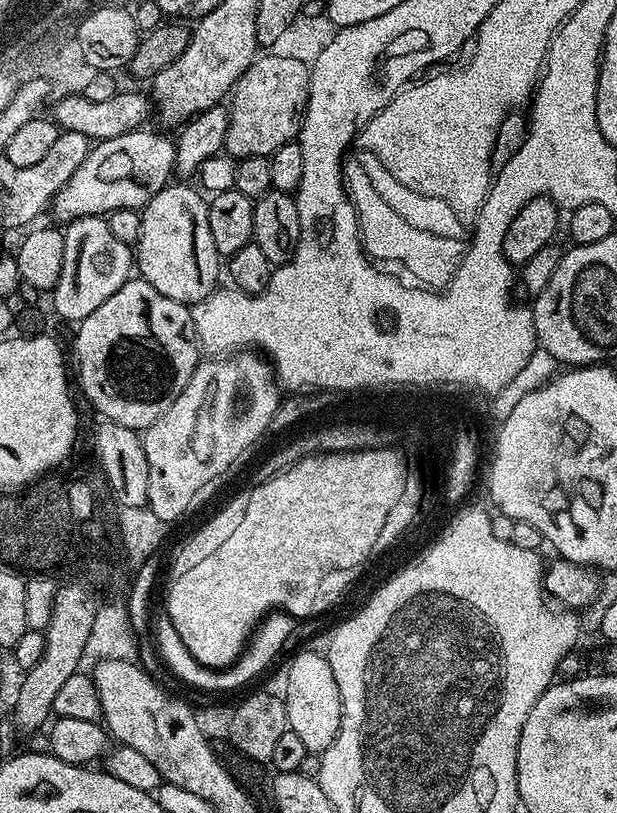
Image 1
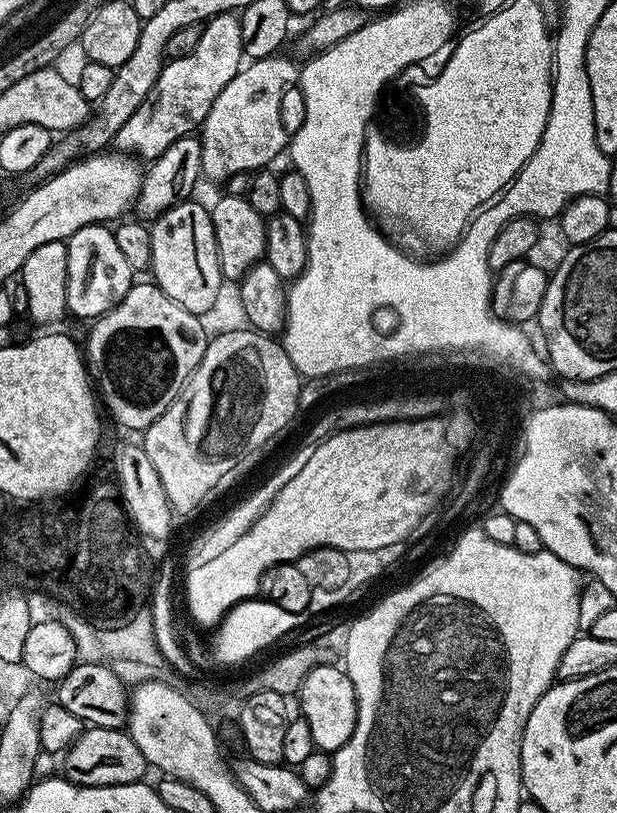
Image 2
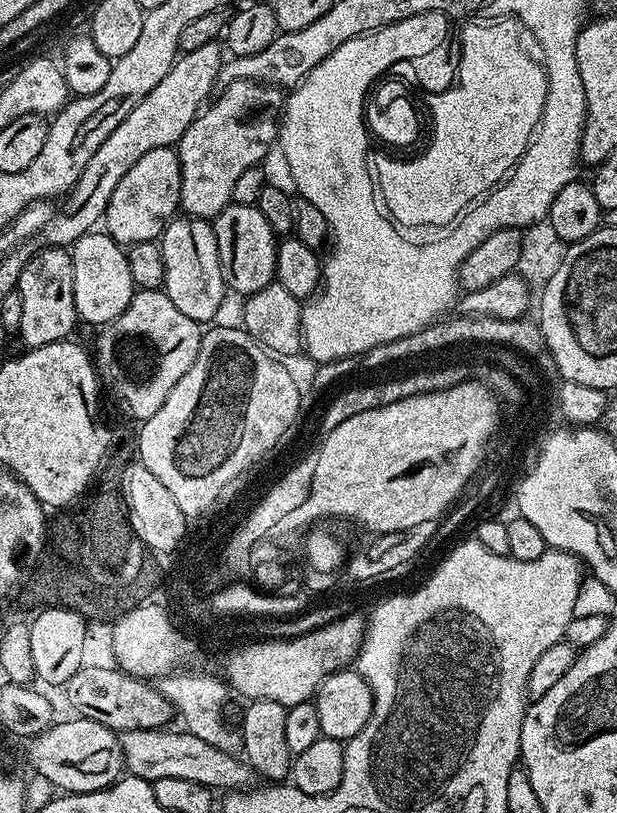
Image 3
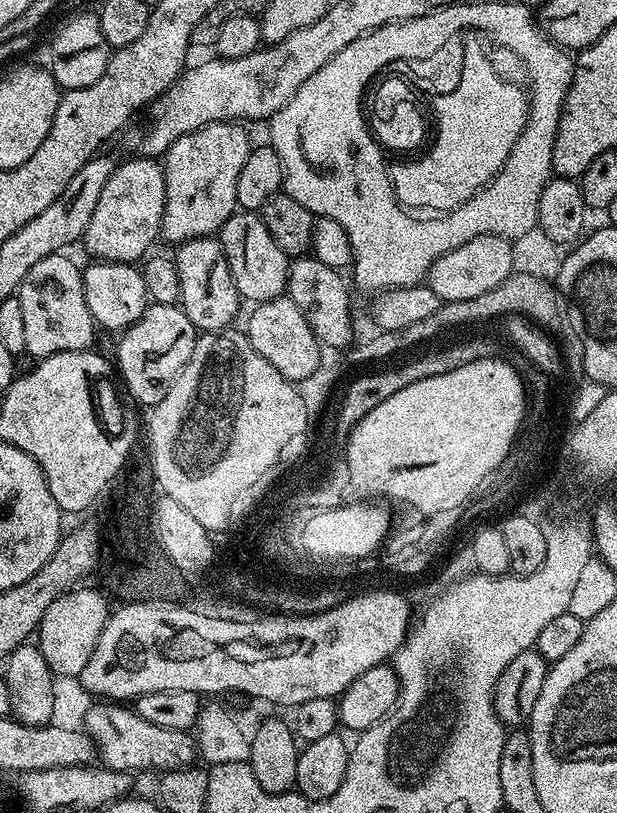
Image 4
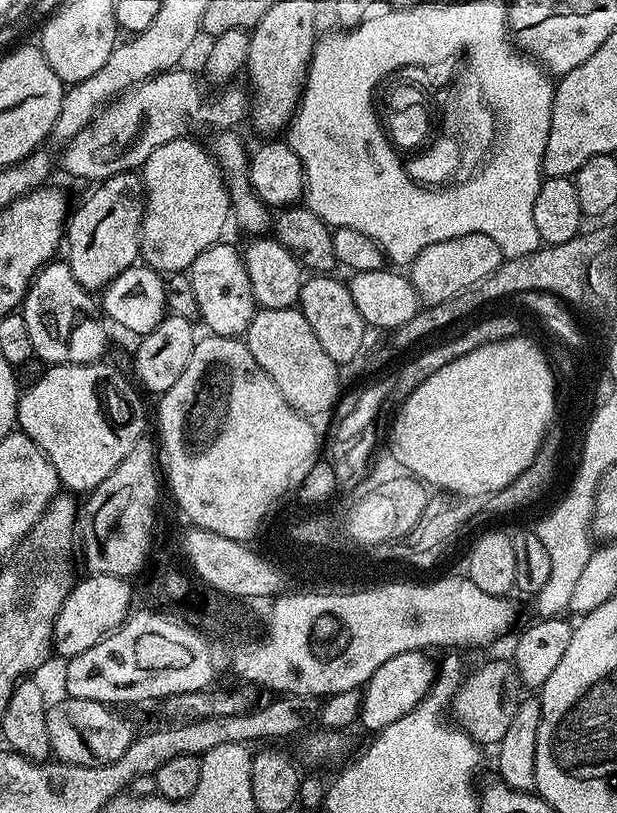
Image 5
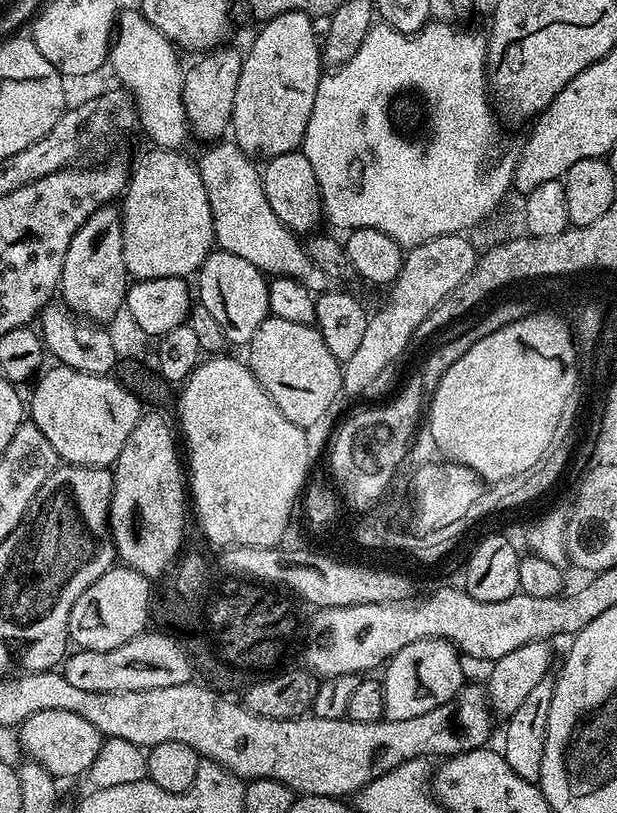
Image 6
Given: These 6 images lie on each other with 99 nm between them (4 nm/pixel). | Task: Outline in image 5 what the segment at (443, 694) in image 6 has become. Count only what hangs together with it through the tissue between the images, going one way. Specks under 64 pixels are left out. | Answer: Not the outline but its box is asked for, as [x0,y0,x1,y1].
[359,651,438,734]

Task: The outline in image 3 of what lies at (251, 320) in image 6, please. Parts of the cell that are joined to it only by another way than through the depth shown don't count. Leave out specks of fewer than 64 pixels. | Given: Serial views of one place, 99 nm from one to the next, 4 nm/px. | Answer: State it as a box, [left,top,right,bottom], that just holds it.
[158,215,226,322]

